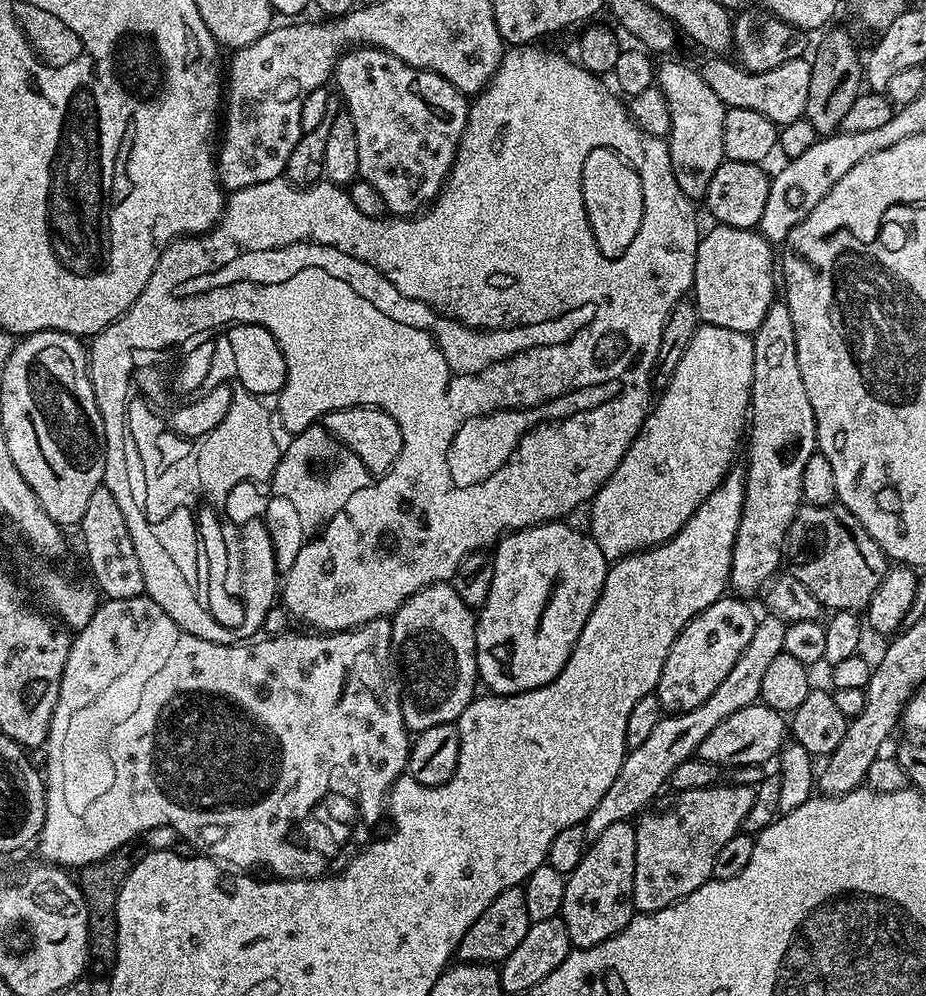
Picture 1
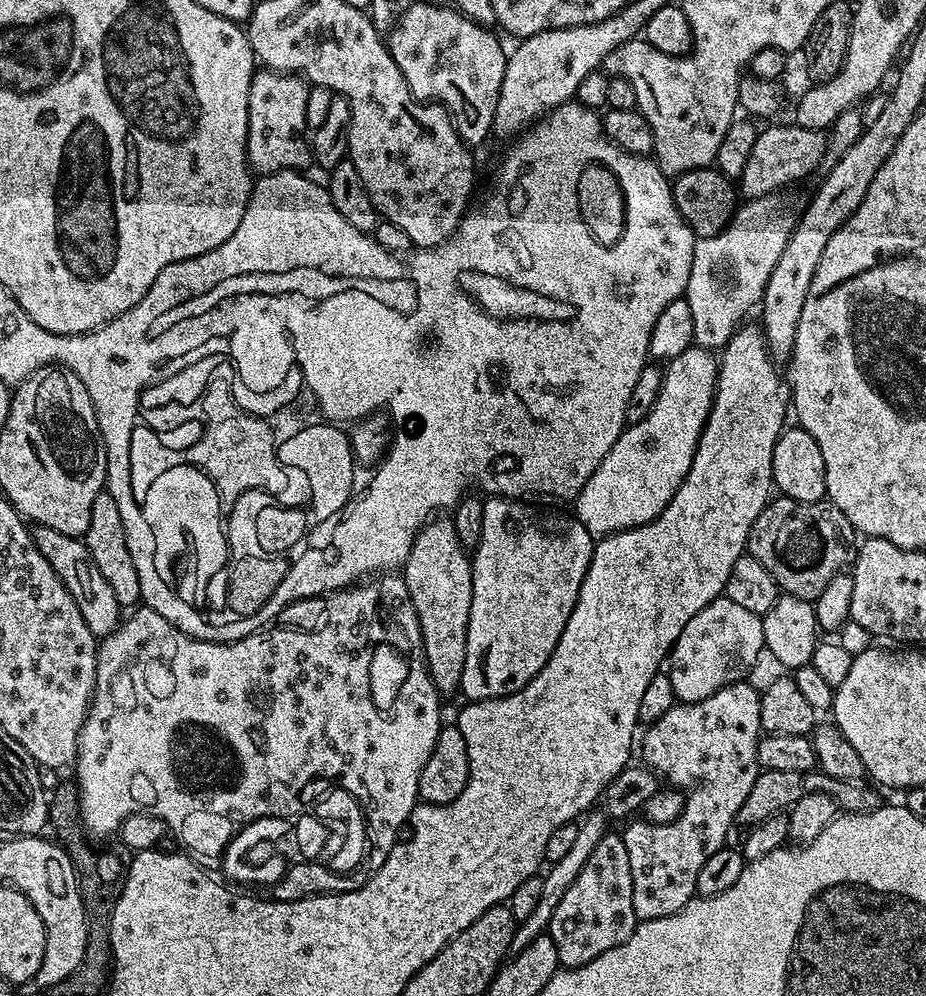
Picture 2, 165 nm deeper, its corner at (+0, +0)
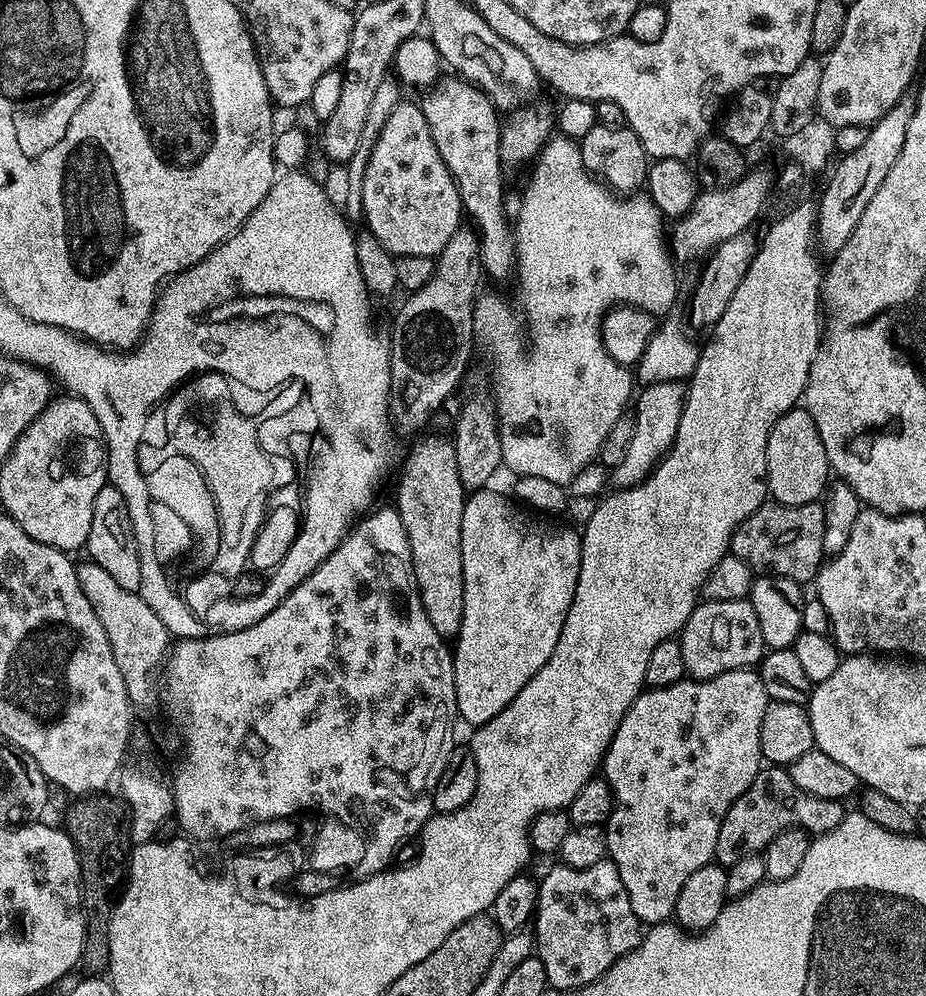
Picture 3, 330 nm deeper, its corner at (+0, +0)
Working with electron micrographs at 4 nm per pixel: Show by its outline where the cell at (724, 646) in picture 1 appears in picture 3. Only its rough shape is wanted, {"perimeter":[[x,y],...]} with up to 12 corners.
{"perimeter":[[748,599],[697,603],[678,634],[685,673],[759,665]]}

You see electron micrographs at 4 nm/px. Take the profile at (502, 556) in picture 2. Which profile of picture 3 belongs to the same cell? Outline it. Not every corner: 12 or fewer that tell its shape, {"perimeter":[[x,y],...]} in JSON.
{"perimeter":[[487,487],[462,510],[452,669],[471,726],[558,646],[581,533]]}

